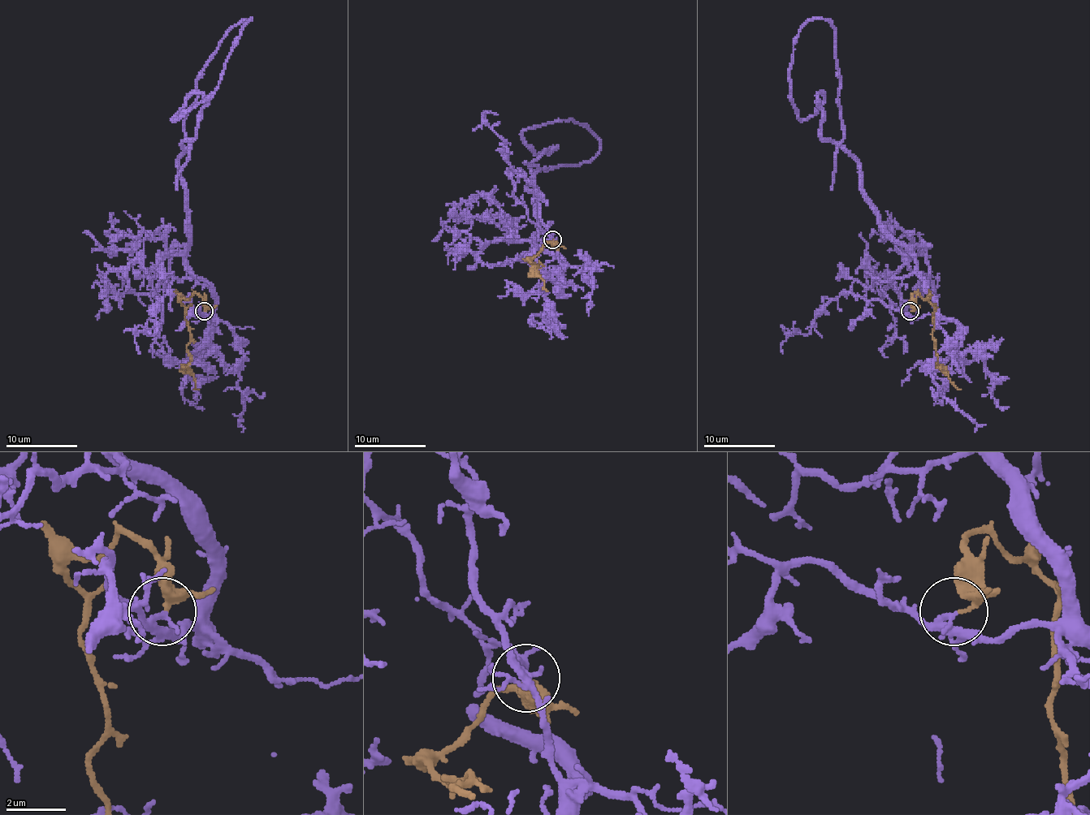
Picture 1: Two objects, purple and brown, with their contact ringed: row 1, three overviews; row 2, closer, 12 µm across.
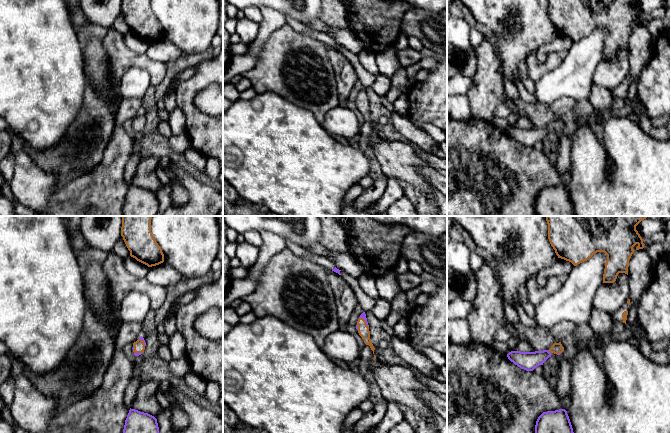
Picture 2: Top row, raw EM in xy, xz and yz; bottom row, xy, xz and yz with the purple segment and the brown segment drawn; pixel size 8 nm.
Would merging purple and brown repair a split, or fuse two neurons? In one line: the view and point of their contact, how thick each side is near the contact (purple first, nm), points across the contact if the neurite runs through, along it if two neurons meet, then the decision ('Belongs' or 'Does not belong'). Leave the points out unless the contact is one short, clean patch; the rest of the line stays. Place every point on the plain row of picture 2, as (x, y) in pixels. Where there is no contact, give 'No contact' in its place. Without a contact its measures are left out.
Touches purple at xz (365, 96). Thickness 50 nm (purple) against 90 nm. Boundary: xz (359, 93), (365, 97), (368, 103). Does not belong

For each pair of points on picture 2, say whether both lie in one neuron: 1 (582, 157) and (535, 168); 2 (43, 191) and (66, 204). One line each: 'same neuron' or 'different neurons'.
1: different neurons
2: different neurons

